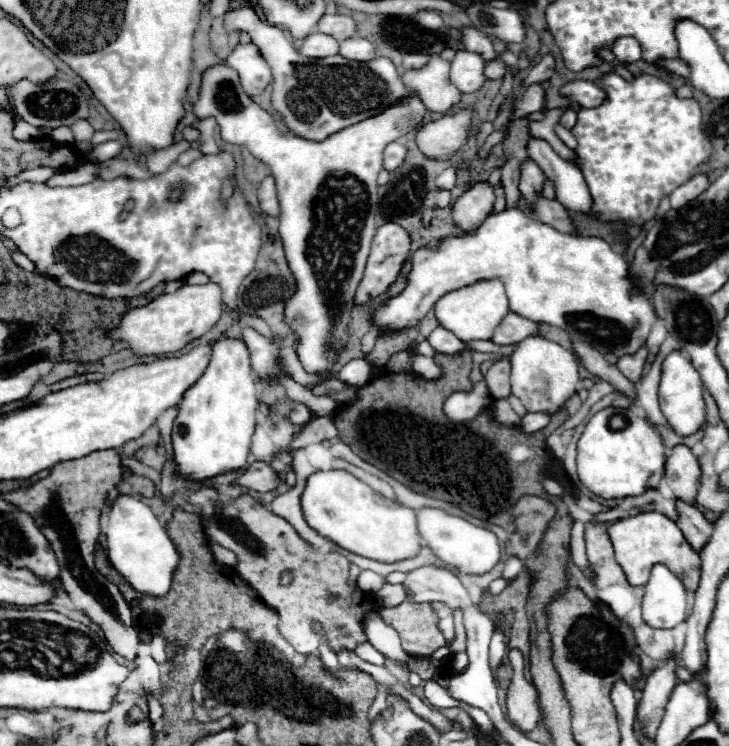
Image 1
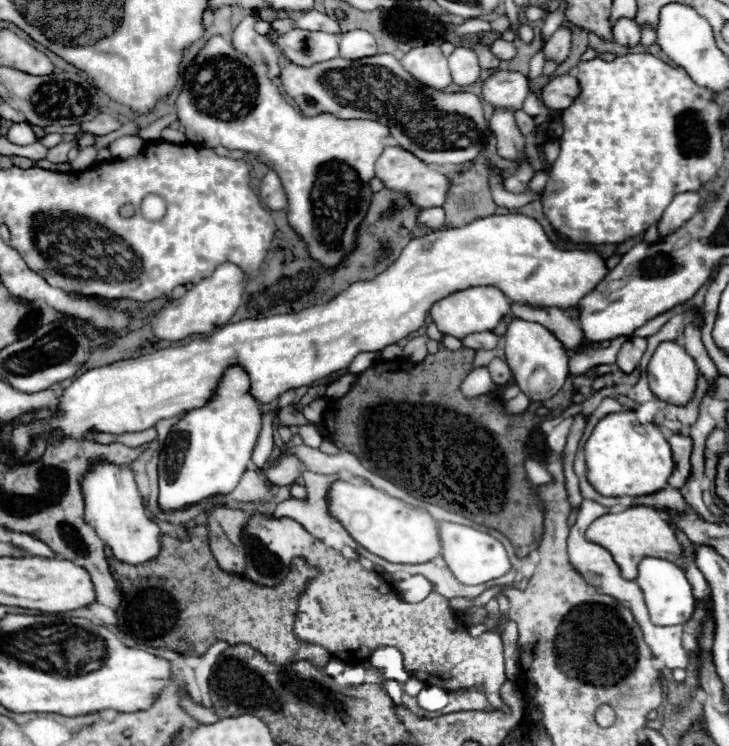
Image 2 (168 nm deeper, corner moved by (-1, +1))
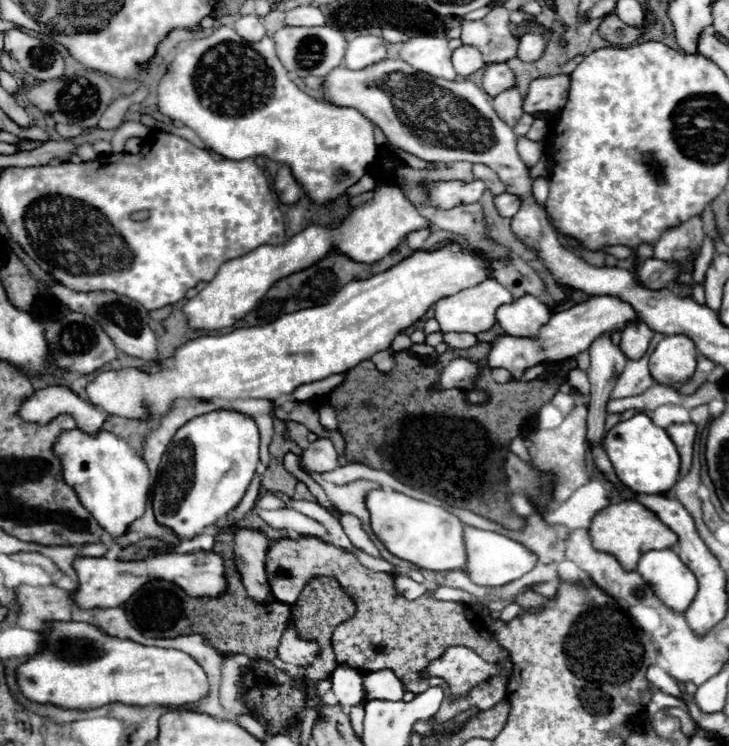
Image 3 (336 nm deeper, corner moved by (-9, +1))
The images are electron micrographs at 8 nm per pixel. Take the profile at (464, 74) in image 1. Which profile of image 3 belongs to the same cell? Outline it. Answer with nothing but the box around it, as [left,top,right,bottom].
[452,45,484,77]

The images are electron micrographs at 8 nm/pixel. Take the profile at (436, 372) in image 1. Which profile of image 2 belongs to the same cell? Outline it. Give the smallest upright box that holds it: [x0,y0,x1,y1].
[404,335,428,363]

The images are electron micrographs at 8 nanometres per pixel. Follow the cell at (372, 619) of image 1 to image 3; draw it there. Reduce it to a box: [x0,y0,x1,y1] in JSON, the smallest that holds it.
[364,669,404,701]

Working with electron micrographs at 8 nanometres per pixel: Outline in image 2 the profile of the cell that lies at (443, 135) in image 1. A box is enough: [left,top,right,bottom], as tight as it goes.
[280,55,488,165]

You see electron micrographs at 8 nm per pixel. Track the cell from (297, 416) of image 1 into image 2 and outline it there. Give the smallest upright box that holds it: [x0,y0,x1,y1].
[302,399,326,423]

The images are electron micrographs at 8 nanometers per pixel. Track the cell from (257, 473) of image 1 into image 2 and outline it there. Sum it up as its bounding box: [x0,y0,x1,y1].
[266,453,302,485]

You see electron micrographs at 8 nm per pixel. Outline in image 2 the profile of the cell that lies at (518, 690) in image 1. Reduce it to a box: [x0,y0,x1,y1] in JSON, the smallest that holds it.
[244,515,506,709]

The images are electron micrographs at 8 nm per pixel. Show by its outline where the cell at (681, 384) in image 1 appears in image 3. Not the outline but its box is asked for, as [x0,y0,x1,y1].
[650,335,698,385]

